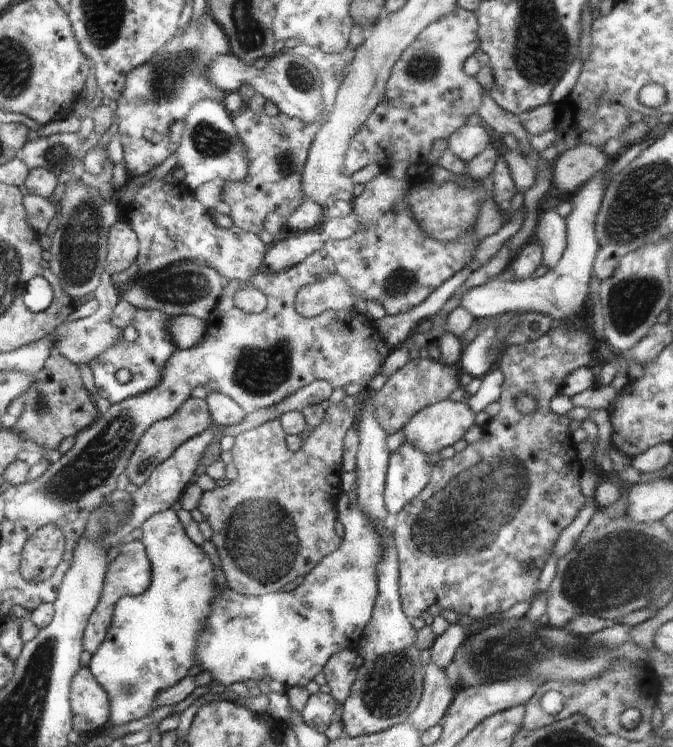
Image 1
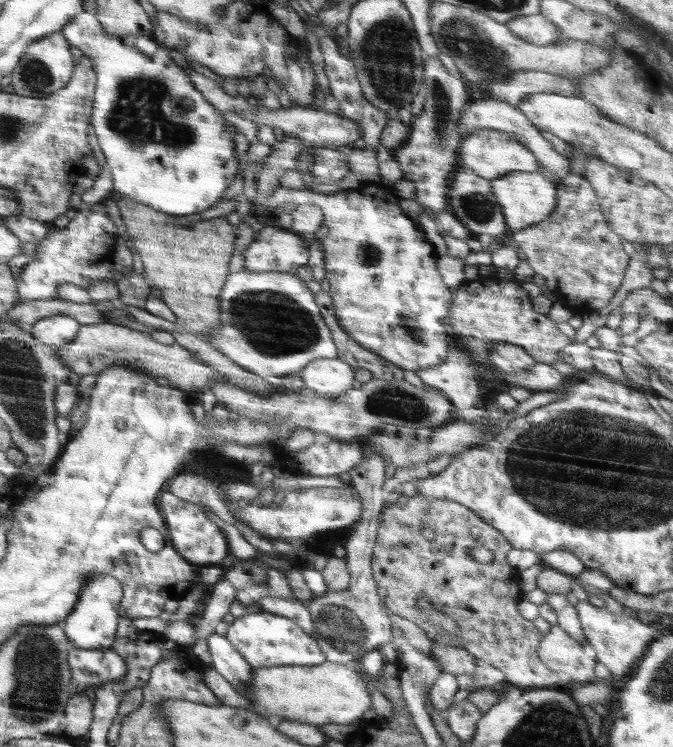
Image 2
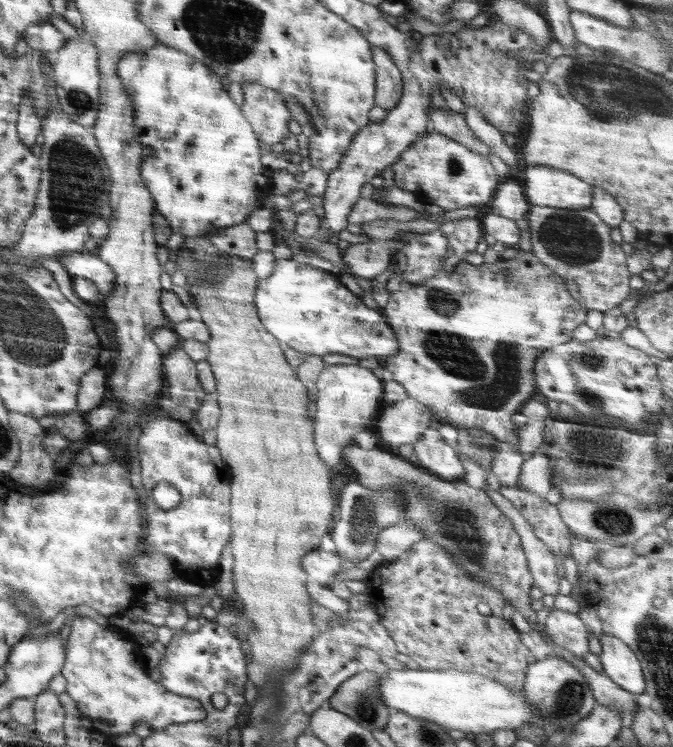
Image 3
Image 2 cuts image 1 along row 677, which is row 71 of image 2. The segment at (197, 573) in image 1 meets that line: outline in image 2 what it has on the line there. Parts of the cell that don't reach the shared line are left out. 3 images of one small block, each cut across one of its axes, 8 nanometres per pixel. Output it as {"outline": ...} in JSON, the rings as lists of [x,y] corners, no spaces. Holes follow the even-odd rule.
{"outline":[[[82,11],[76,15],[72,21],[62,28],[61,34],[66,38],[68,45],[75,46],[84,53],[84,57],[89,59],[91,68],[96,74],[95,94],[93,97],[93,110],[91,113],[90,124],[94,126],[94,132],[98,144],[102,149],[102,154],[106,157],[106,164],[110,168],[113,182],[113,195],[128,197],[134,201],[141,202],[150,208],[156,208],[160,212],[168,212],[173,216],[186,216],[188,214],[200,214],[204,210],[208,210],[224,196],[224,190],[232,184],[232,180],[239,173],[239,160],[234,145],[233,135],[226,131],[226,119],[222,117],[222,113],[218,111],[210,102],[207,102],[203,95],[194,87],[189,74],[185,72],[179,60],[161,46],[153,41],[149,36],[113,36],[107,34],[100,22],[93,13]]]}

